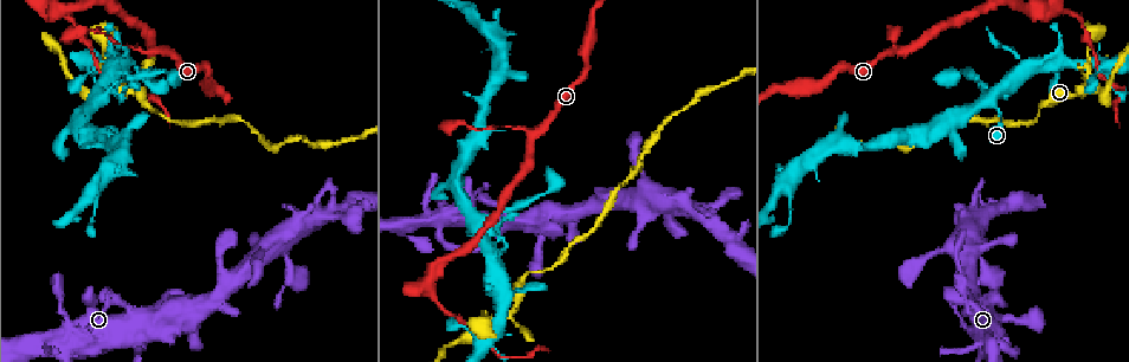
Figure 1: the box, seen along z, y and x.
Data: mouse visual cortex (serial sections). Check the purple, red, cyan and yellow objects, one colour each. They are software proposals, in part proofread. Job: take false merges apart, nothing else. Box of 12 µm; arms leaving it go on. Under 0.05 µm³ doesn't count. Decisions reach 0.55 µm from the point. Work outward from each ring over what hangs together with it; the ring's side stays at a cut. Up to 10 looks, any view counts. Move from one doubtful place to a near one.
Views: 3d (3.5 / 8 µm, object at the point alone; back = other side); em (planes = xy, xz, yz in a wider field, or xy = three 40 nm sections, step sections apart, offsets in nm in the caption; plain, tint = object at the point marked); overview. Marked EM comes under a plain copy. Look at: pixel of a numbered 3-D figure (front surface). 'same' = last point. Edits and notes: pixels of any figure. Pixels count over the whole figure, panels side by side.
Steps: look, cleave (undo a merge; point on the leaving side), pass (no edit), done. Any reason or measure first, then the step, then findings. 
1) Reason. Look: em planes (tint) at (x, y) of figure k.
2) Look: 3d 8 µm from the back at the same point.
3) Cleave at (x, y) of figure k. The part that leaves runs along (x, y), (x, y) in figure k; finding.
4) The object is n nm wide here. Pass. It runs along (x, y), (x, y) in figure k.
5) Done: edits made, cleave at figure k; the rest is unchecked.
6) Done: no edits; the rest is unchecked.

Thin arm on a thick one. Look: 3d 3.5 µm at (154, 49) of figure 1.

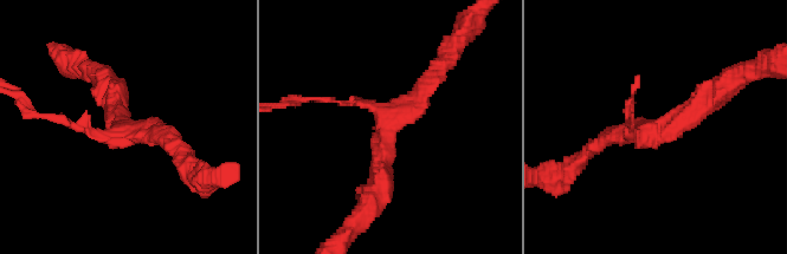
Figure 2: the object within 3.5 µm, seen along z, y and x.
Pass. It runs along (443, 65), (385, 119), (378, 180) in figure 2; continuous, no second cell.

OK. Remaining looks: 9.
Four arms meet. Look: 3d 8 µm from the back at (472, 223) of figure 1.

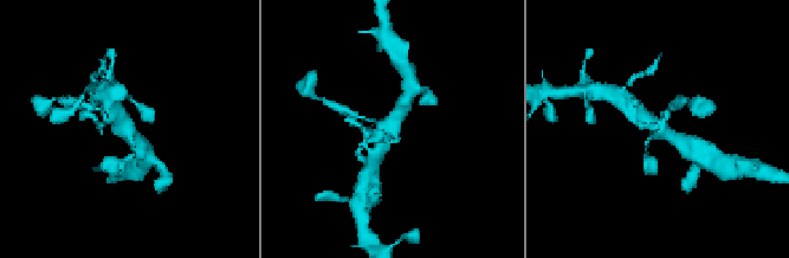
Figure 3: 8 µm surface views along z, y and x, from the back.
Look: 3d 3.5 µm at (129, 130) of figure 3.

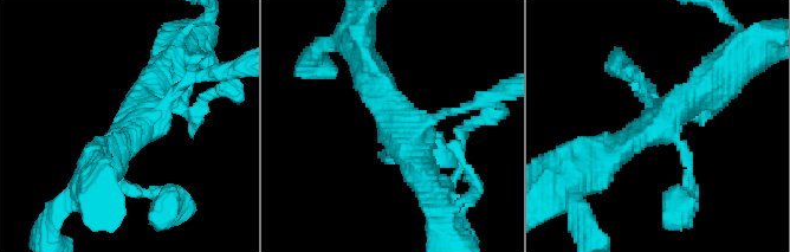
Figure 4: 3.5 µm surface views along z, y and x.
4 arms meet here; the arms are 100, 150, 400, 400 nm wide. Look: em xy step 3 (tint) at (132, 129) of figure 4.

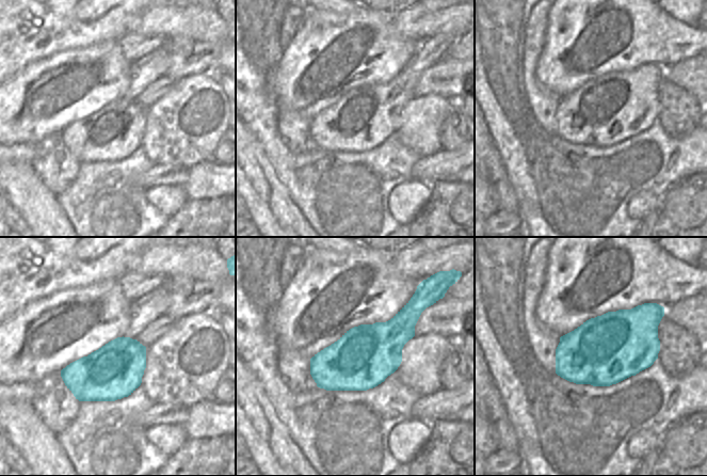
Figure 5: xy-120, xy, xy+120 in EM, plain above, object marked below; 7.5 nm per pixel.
Pass. It runs along (691, 189), (687, 153), (666, 128), (603, 165) in figure 4; one cell here.

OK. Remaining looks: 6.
Thin neck. Look: 3d 3.5 µm at (535, 271) of figure 1.

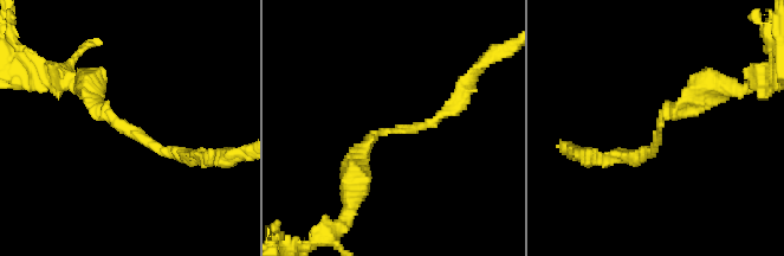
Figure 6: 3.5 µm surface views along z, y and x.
Need the tissue. Look: em xy step 1 (tint) at (399, 131) of figure 6.

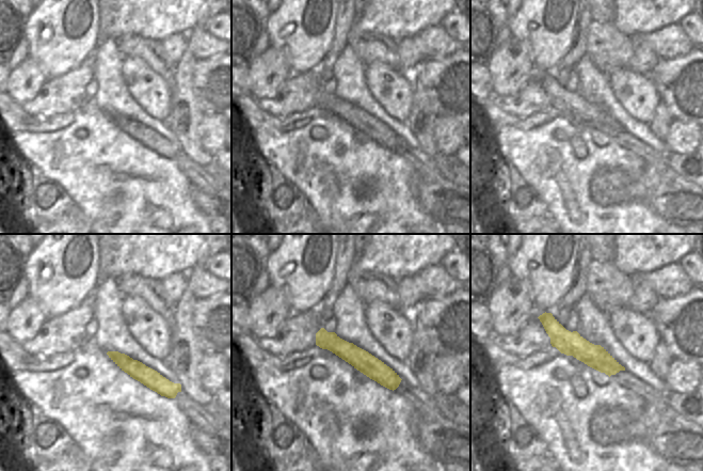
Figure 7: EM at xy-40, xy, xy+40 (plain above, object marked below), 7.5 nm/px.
Pass. It runs along (357, 172), (375, 135), (426, 127), (462, 100) in figure 6; all the same cell.

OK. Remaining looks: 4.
Sudden change in width. Look: 3d 3.5 µm at (1075, 13) of figure 1.

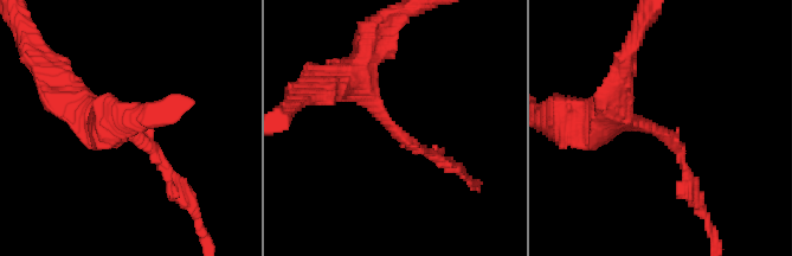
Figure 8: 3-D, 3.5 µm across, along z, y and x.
The arms are 100, 400 nm wide; need the tissue. Look: em xy step 3 (tint) at (391, 126) of figure 8.

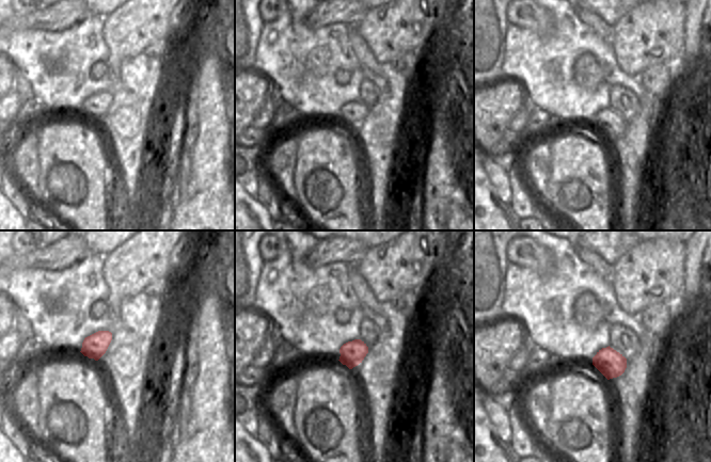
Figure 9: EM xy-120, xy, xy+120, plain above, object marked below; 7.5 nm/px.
Pass. It runs along (362, 62), (381, 116), (439, 159) in figure 8; one cell here.

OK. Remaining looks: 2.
Done: no edits; the rest is unchecked.

